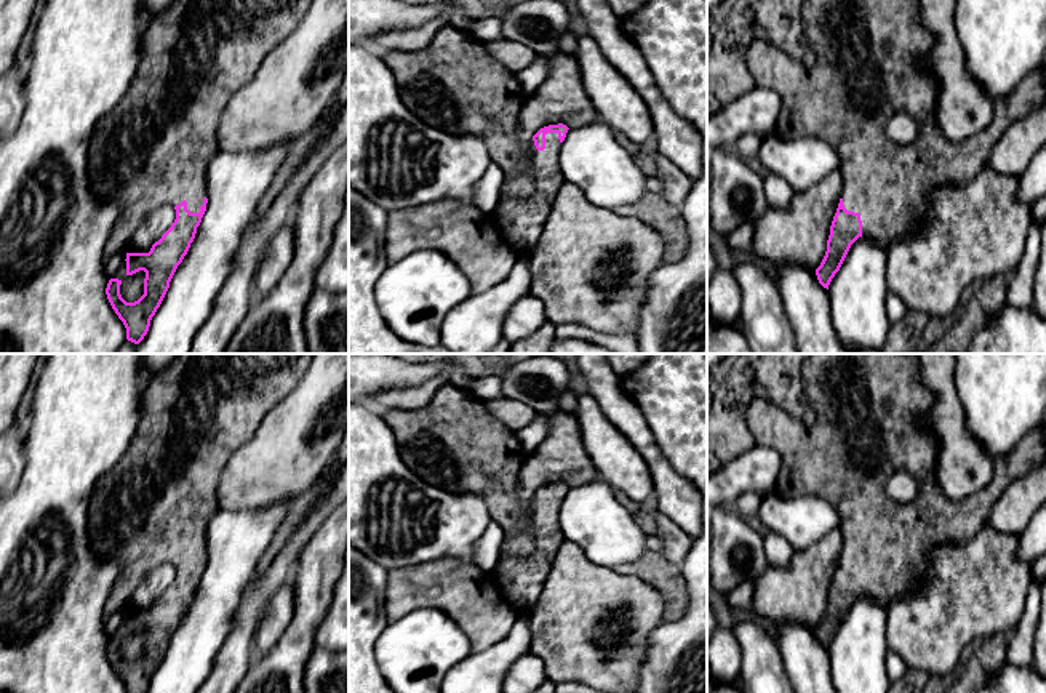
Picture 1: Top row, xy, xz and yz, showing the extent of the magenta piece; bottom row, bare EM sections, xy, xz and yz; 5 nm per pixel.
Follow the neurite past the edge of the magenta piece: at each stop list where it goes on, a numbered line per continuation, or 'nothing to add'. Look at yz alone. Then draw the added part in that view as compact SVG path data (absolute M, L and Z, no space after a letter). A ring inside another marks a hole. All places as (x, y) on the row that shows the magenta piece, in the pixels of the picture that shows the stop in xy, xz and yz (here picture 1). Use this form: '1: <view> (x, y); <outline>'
1: yz (867, 68); M801 0L800 18L816 56L811 67L758 37L745 50L747 69L755 85L779 94L781 134L817 138L836 150L843 205L860 214L862 237L876 240L886 251L896 240L920 234L936 187L972 179L988 163L1003 131L1046 99L1041 66L1028 72L1008 98L992 101L988 128L964 141L952 141L937 123L937 82L921 66L936 37L920 22L918 0ZM897 112L910 114L918 123L920 134L908 146L886 134L886 123Z

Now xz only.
1: xz (455, 85); M445 26L437 30L432 42L419 51L387 51L381 59L393 72L403 104L422 122L449 134L472 134L481 138L488 147L493 163L497 163L505 176L515 176L526 171L534 181L534 192L526 198L502 197L493 213L493 219L504 238L515 246L518 256L526 258L528 251L537 245L544 224L550 214L553 198L565 182L560 171L560 139L558 133L545 134L545 149L537 150L534 141L523 147L518 141L520 110L526 94L517 78L517 74L504 67L493 58L486 43L477 40L467 30Z

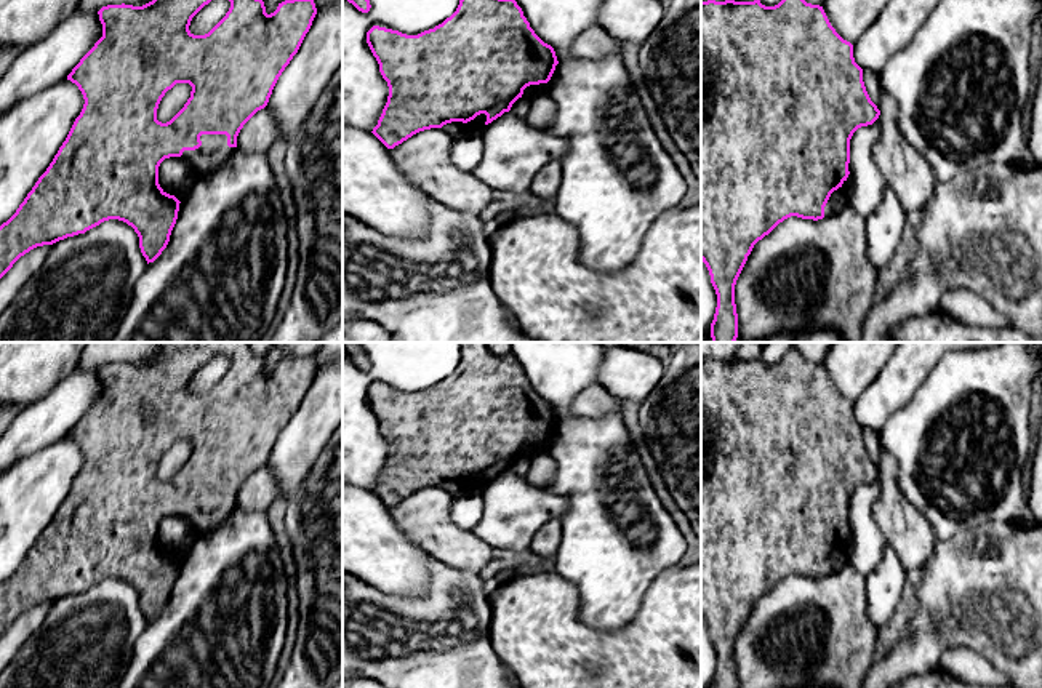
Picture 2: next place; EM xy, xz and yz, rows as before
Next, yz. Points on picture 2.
1: yz (837, 199); M844 187L834 190L824 206L824 218L837 214L847 203L848 194Z

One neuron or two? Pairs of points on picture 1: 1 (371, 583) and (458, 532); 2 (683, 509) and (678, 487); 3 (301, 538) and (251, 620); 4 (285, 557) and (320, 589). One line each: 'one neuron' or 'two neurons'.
1: two neurons
2: one neuron
3: one neuron
4: two neurons

